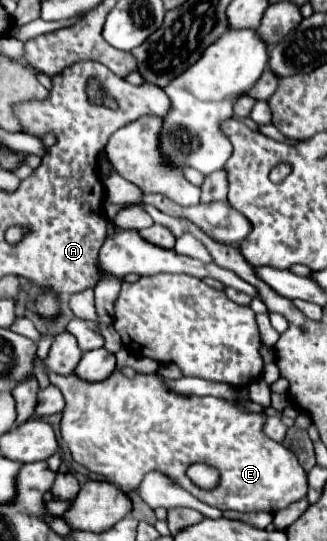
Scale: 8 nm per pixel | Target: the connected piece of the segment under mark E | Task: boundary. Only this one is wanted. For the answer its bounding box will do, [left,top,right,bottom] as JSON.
[45,365,307,513]

